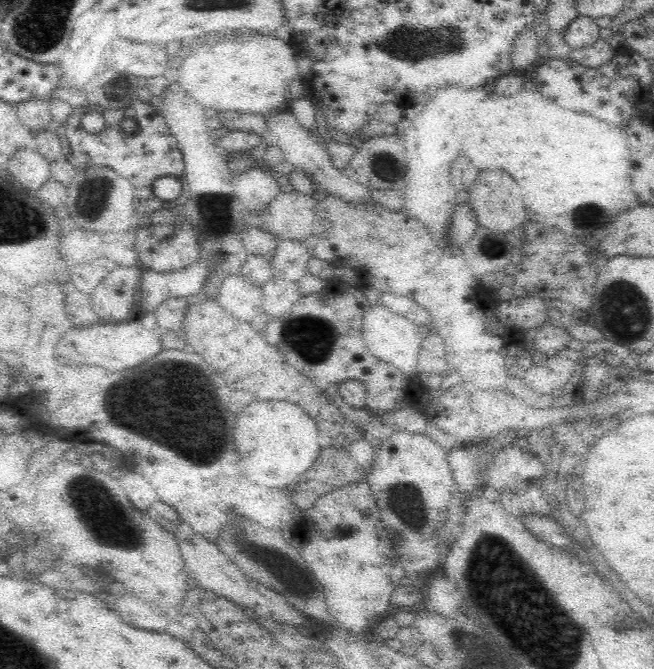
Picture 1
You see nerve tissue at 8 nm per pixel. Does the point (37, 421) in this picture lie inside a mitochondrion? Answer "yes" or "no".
no

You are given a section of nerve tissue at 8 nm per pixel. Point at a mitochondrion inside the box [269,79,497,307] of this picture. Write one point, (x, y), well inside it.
(388, 169)

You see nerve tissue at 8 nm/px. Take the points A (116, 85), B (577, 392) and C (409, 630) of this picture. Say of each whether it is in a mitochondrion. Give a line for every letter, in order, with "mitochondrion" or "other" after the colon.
A: mitochondrion
B: other
C: other

